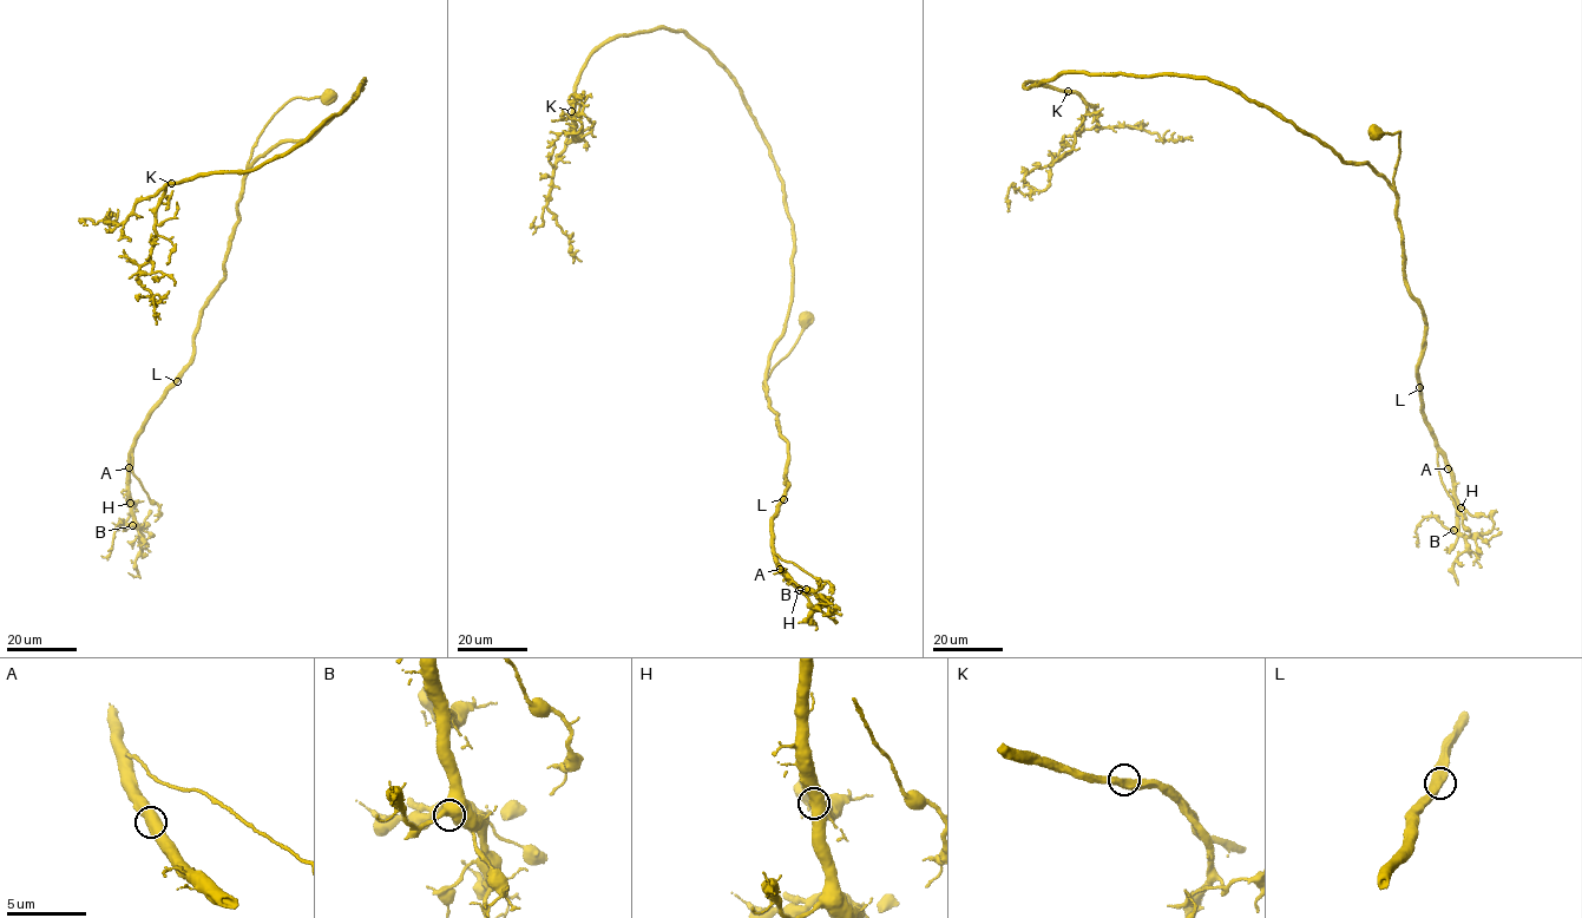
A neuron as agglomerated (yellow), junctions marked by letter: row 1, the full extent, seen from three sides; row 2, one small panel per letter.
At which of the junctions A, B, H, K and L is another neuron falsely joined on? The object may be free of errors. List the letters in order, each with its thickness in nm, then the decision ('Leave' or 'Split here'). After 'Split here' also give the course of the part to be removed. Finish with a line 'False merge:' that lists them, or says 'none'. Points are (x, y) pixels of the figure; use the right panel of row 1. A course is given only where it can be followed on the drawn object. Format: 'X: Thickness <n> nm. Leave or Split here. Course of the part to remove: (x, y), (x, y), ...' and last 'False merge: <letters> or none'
A: Thickness 550 nm. Leave
B: Thickness 550 nm. Leave
H: Thickness 480 nm. Leave
K: Thickness 550 nm. Leave
L: Thickness 550 nm. Leave
False merge: none

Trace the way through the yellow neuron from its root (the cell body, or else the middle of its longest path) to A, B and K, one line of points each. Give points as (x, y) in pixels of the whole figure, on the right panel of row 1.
A: (1376, 132), (1399, 132), (1393, 181), (1404, 284), (1426, 325), (1417, 376), (1420, 408), (1448, 469)
B: (1376, 132), (1399, 132), (1393, 181), (1404, 284), (1426, 325), (1417, 376), (1420, 408), (1451, 477), (1454, 530)
K: (1376, 132), (1399, 132), (1393, 187), (1206, 78), (1067, 70), (1022, 85), (1068, 91)

